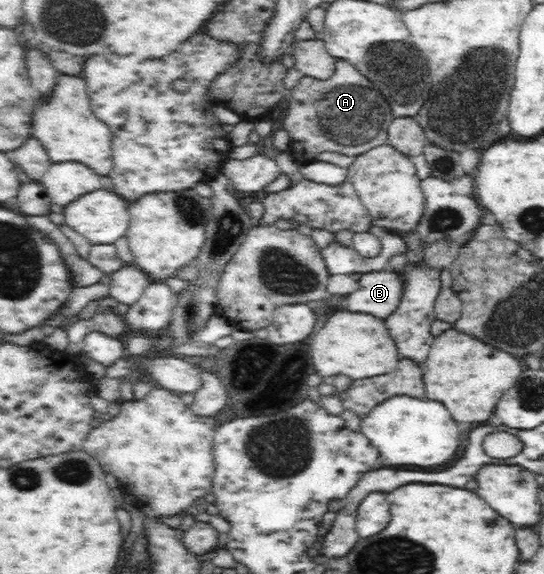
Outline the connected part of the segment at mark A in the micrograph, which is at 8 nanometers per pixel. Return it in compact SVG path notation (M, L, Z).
M347 60L336 61L334 74L326 80L318 80L309 76L303 76L299 83L288 91L284 105L287 113L282 121L283 130L290 137L289 153L300 165L307 161L315 160L324 151L343 153L351 157L360 156L362 153L375 149L386 141L386 129L392 118L389 104L385 97L361 72L355 69Z

